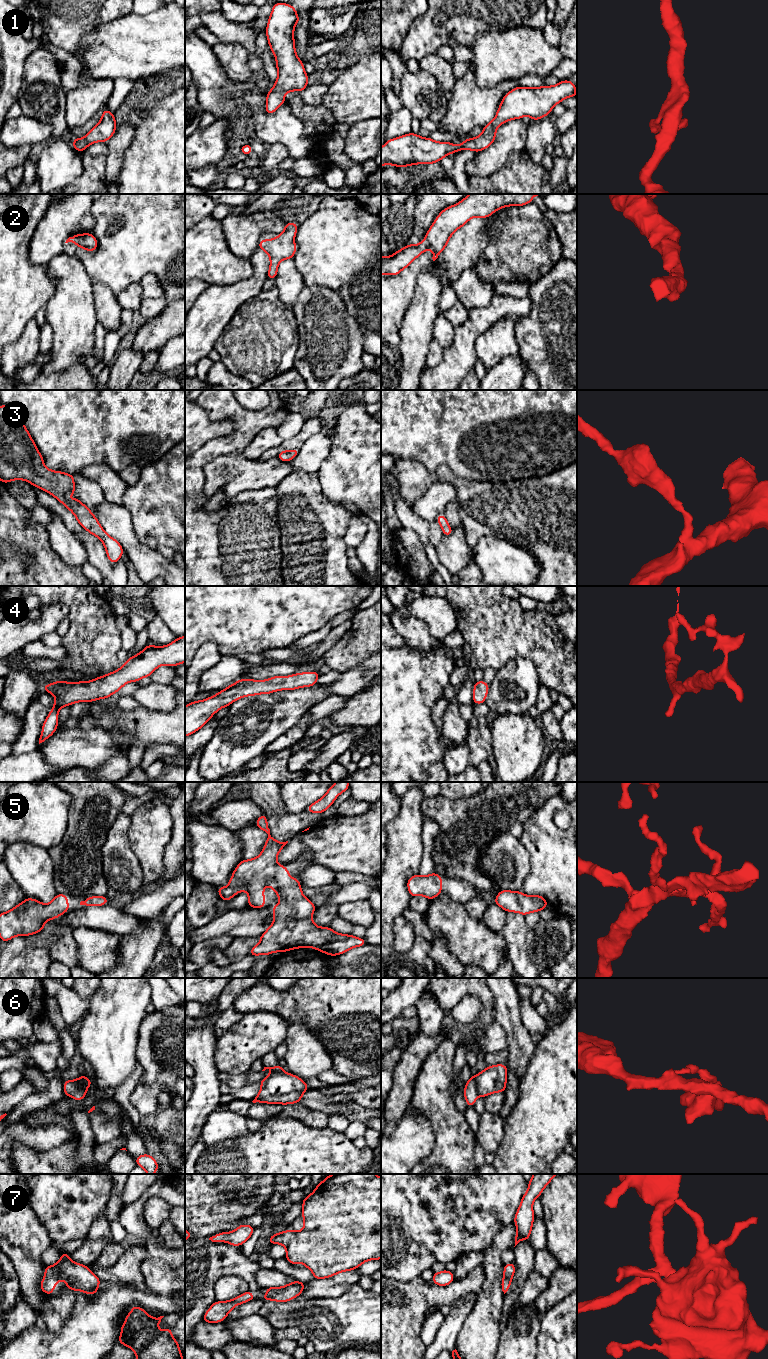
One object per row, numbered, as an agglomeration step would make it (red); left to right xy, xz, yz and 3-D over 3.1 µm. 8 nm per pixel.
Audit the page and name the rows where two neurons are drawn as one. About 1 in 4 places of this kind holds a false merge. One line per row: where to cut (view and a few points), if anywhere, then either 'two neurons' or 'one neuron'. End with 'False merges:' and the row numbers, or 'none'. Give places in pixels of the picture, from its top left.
1: no cut; one neuron
2: no cut; one neuron
3: no cut; one neuron
4: no cut; one neuron
5: no cut; one neuron
6: cut in yz along (474, 1077), (476, 1091), (479, 1095); two neurons
7: no cut; one neuron
False merges: 6

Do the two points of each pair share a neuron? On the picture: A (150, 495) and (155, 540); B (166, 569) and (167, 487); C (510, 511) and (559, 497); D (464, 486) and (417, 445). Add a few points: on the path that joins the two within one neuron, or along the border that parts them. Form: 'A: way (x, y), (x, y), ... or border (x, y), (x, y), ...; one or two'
A: way (155, 506), (155, 529); one
B: border (136, 537), (141, 543), (150, 548), (157, 549); two
C: way (522, 511), (545, 511), (547, 509); one
D: border (417, 460), (430, 471), (445, 464), (460, 478); two

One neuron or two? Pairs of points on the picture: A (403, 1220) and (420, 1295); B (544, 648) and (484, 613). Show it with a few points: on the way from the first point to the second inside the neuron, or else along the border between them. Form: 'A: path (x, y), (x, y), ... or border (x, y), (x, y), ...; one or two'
A: border (420, 1275), (408, 1281), (393, 1279); two
B: path (529, 634), (506, 632), (499, 628); one

